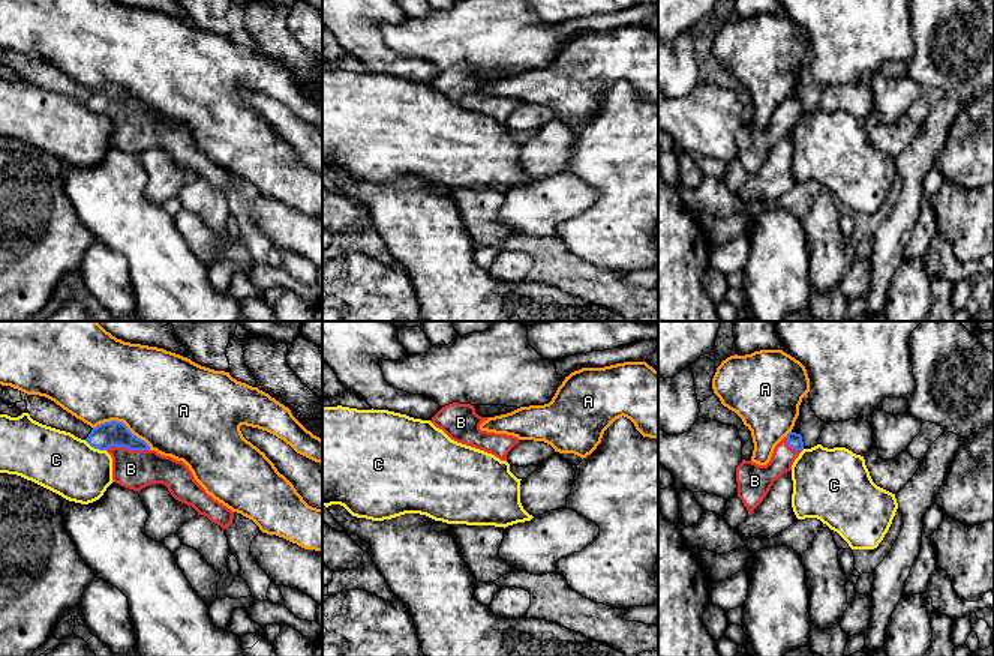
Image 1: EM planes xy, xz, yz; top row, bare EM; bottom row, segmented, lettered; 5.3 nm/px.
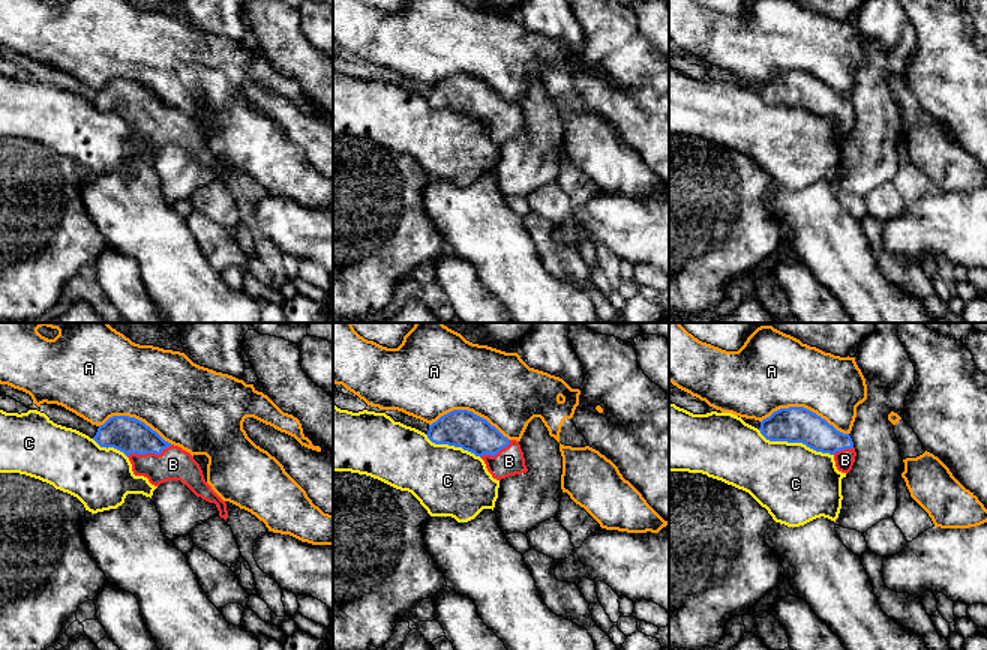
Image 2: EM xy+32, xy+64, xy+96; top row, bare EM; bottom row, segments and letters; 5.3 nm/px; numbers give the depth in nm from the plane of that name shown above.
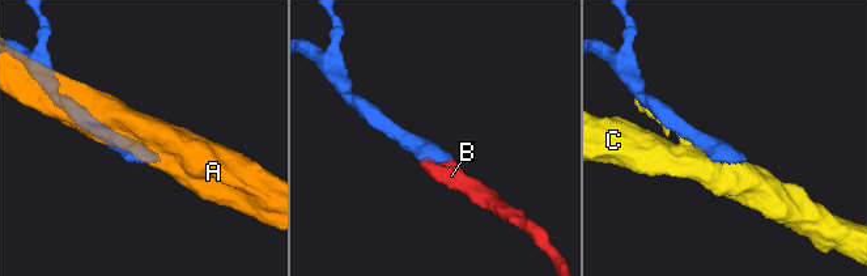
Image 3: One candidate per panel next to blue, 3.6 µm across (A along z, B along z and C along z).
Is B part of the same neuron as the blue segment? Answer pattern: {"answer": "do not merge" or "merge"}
{"answer": "merge"}

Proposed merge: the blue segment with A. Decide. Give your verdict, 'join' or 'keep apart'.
keep apart

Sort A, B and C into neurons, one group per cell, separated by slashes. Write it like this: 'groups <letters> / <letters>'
groups A / B / C

